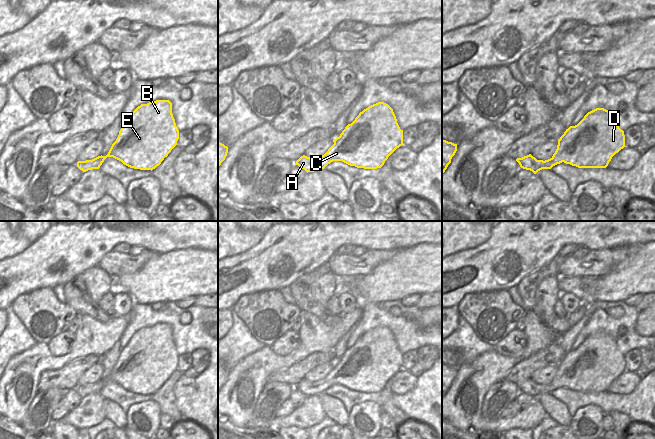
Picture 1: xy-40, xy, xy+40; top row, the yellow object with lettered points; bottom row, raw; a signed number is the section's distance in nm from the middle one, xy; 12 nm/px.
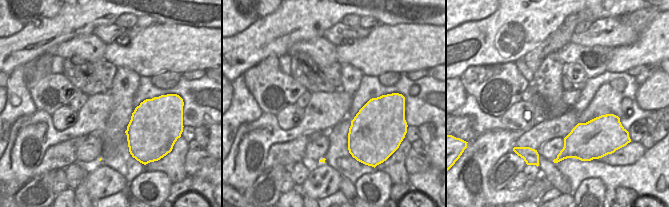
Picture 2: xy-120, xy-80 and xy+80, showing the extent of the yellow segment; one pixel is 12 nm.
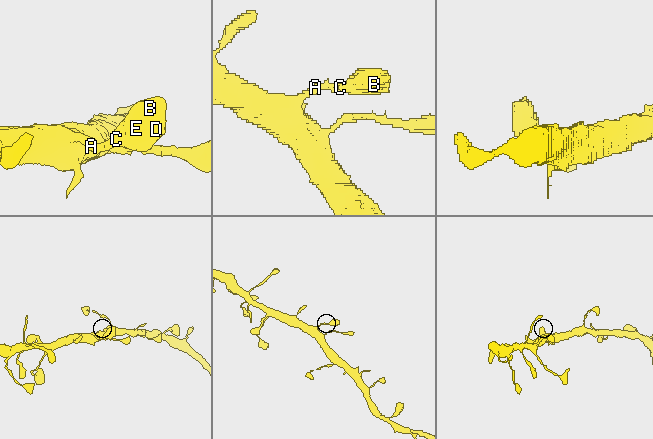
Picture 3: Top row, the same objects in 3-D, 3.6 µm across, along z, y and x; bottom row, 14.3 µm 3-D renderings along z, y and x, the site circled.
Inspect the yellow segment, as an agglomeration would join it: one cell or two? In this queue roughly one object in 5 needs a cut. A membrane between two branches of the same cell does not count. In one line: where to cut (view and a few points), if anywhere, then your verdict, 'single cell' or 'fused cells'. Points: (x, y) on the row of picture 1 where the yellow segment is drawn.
no cut | single cell

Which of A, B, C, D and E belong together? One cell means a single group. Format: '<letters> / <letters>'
A B C D E

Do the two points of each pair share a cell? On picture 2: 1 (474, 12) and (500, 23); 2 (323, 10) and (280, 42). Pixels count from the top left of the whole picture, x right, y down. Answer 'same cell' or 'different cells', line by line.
1: different cells
2: same cell

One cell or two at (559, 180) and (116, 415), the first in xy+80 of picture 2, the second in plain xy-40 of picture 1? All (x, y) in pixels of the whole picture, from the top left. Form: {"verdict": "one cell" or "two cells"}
{"verdict": "one cell"}

